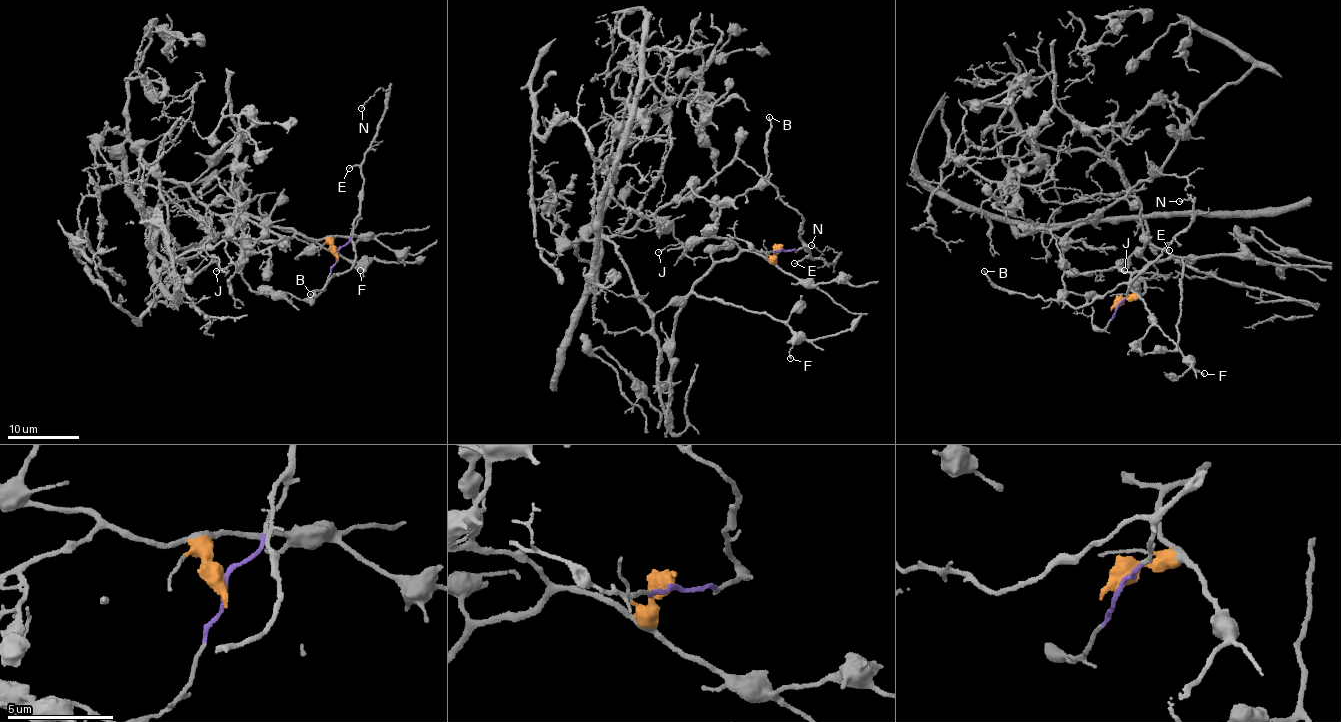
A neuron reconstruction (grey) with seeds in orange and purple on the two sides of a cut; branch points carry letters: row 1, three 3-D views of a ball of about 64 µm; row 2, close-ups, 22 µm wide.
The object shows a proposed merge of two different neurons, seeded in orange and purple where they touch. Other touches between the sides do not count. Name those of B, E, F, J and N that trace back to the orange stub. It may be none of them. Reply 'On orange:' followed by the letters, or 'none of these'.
On orange: F, J

